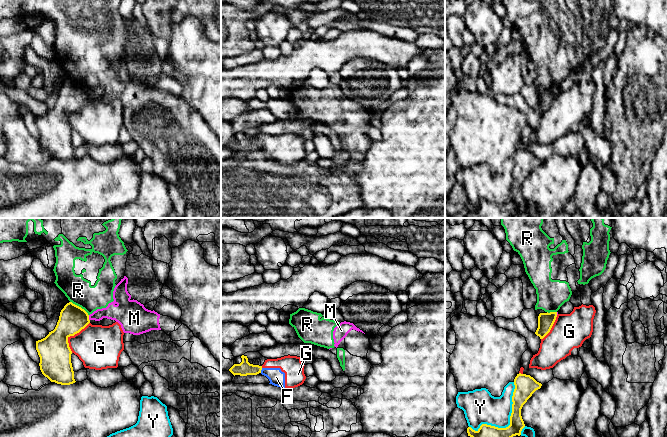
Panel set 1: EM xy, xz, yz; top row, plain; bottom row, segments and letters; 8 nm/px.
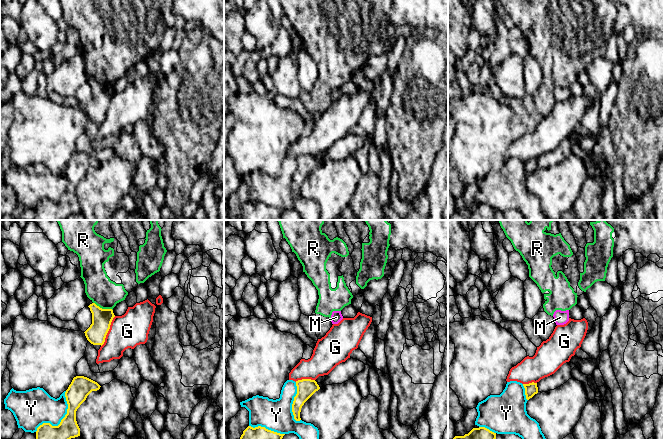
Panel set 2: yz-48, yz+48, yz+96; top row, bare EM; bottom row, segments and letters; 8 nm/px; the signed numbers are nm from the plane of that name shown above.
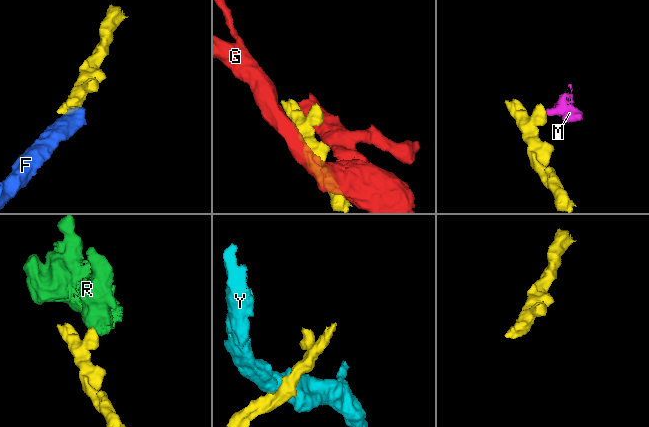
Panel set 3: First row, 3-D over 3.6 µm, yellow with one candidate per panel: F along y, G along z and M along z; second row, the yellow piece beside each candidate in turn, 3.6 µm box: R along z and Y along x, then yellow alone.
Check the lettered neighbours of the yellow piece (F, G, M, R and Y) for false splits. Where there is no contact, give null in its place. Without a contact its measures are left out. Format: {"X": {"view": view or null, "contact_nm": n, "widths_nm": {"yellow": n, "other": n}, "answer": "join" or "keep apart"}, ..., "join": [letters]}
{"F": {"view": "xz", "contact_nm": 40, "widths_nm": {"yellow": 110, "other": 130}, "answer": "keep apart"}, "G": {"view": "xy", "contact_nm": 280, "widths_nm": {"yellow": 260, "other": 360}, "answer": "keep apart"}, "M": {"view": "xy", "contact_nm": 50, "widths_nm": {"yellow": 220, "other": 130}, "answer": "keep apart"}, "R": {"view": "xy", "contact_nm": 190, "widths_nm": {"yellow": 220, "other": 220}, "answer": "keep apart"}, "Y": {"view": "yz", "contact_nm": 500, "widths_nm": {"yellow": 260, "other": 260}, "answer": "keep apart"}, "join": []}

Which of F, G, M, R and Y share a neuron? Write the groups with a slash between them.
F G / M R / Y

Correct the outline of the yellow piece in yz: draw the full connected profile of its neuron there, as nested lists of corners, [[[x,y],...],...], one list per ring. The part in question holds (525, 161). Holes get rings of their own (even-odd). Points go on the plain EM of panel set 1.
[[[519,149],[514,155],[514,161],[510,201],[506,204],[498,204],[482,200],[477,207],[468,203],[468,212],[473,214],[473,218],[508,218],[513,212],[521,211],[521,207],[525,203],[521,185],[532,170],[541,164],[542,160],[530,151]]]

